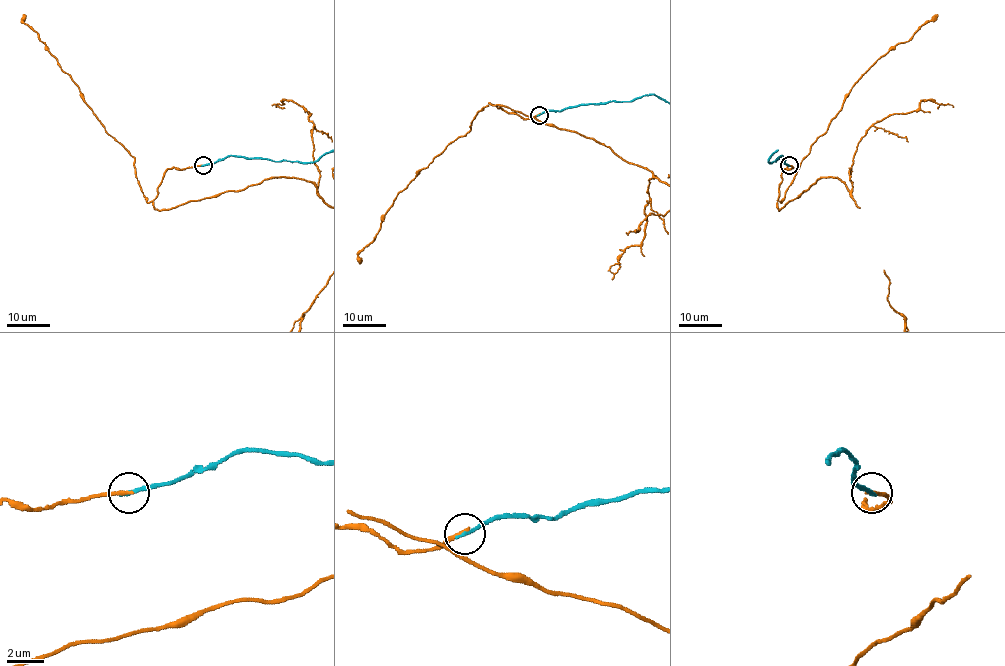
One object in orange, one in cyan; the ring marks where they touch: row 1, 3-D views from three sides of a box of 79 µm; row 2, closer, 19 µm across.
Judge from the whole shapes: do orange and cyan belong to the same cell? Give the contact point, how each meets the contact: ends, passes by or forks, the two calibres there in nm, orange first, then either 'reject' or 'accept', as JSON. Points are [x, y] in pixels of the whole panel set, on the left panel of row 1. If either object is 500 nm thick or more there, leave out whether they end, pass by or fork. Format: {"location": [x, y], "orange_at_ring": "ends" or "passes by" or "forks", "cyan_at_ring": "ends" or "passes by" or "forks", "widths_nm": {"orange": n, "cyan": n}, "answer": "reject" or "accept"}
{"location": [203, 165], "orange_at_ring": "ends", "cyan_at_ring": "ends", "widths_nm": {"orange": 190, "cyan": 220}, "answer": "reject"}

